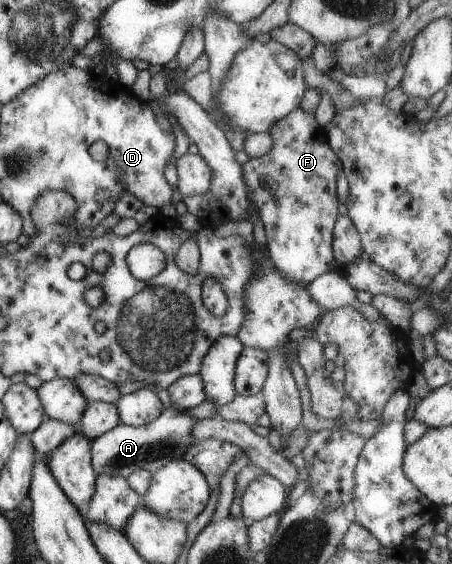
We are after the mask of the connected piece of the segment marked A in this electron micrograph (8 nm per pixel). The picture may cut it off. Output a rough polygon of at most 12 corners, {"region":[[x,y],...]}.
{"region":[[173,404],[91,442],[93,470],[125,478],[184,458],[196,422]]}

